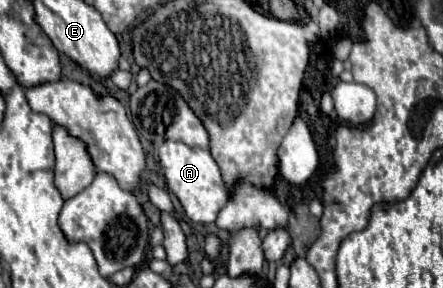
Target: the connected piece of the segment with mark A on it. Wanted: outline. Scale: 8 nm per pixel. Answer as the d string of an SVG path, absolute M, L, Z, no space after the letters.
M165 141L159 147L159 163L171 193L177 195L189 221L193 223L215 223L219 211L229 201L227 189L221 179L219 165L215 163L209 149L189 147L183 141Z

